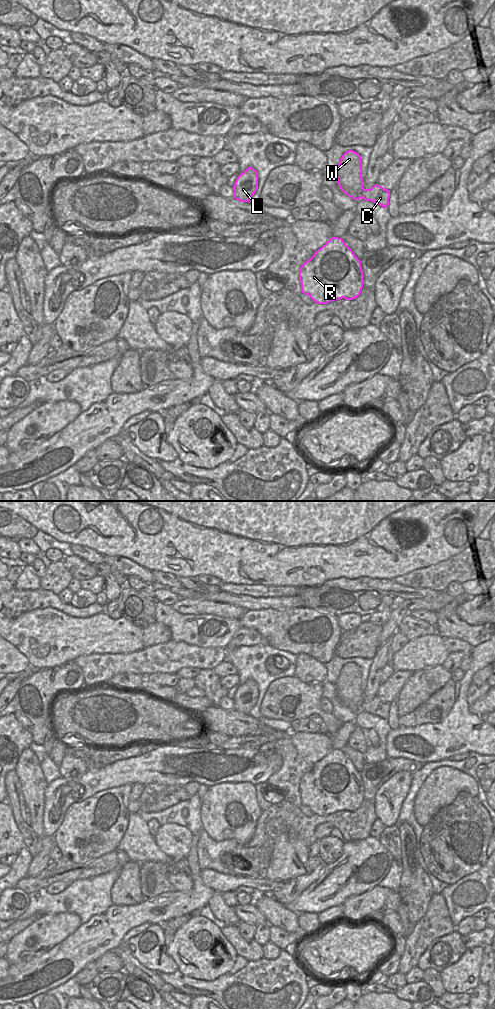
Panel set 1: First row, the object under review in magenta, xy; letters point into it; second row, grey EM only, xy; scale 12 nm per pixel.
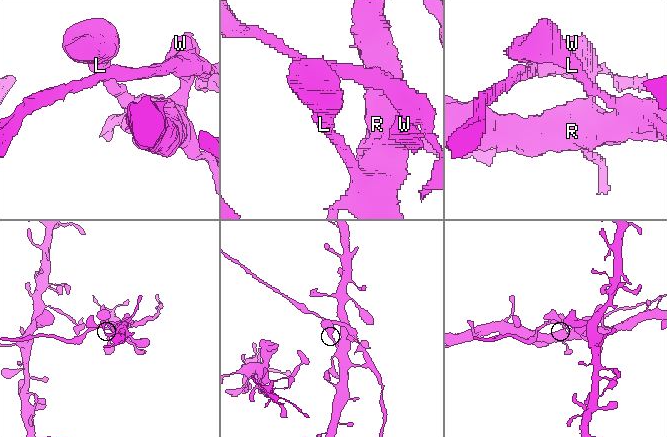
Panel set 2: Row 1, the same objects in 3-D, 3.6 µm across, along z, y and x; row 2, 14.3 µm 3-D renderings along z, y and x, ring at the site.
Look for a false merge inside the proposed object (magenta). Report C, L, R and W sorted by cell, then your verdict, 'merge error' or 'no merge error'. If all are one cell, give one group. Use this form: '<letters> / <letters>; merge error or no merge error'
C / L R W; merge error

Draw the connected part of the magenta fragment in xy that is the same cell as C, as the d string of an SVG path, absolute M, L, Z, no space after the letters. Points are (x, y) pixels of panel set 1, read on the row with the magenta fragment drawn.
M375 184L371 189L363 189L361 198L387 208L389 205L390 191Z

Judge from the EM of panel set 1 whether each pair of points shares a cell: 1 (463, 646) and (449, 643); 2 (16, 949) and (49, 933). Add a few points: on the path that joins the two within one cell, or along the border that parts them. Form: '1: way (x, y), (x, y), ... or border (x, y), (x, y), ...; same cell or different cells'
1: way (460, 646), (452, 645); same cell
2: way (24, 941), (32, 933), (41, 933); same cell

